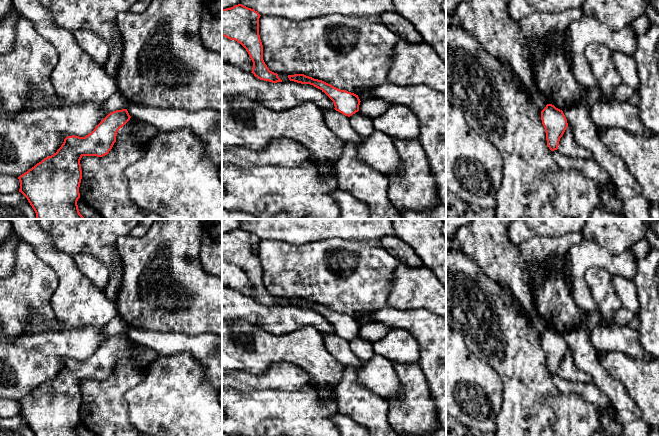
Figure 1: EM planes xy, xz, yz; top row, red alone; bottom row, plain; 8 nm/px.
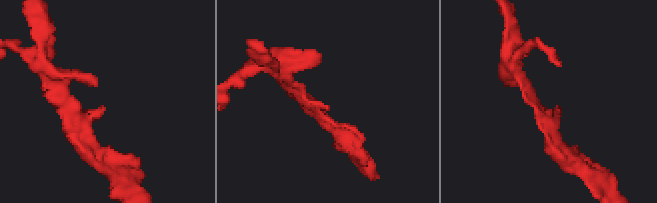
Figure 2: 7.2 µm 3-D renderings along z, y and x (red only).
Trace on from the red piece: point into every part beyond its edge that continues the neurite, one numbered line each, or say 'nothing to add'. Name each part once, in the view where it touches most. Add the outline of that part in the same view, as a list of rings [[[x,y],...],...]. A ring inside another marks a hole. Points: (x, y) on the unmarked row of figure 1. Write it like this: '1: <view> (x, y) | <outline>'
nothing to add

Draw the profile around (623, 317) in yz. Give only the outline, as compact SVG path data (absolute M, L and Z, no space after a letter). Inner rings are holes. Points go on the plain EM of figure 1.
M624 307L618 309L614 314L616 326L628 326L635 317L636 315L632 311Z

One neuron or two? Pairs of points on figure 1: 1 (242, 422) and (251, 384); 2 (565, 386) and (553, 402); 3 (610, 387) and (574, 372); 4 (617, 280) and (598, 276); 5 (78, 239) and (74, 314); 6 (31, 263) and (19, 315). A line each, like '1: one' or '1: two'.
1: two
2: two
3: two
4: two
5: two
6: one

